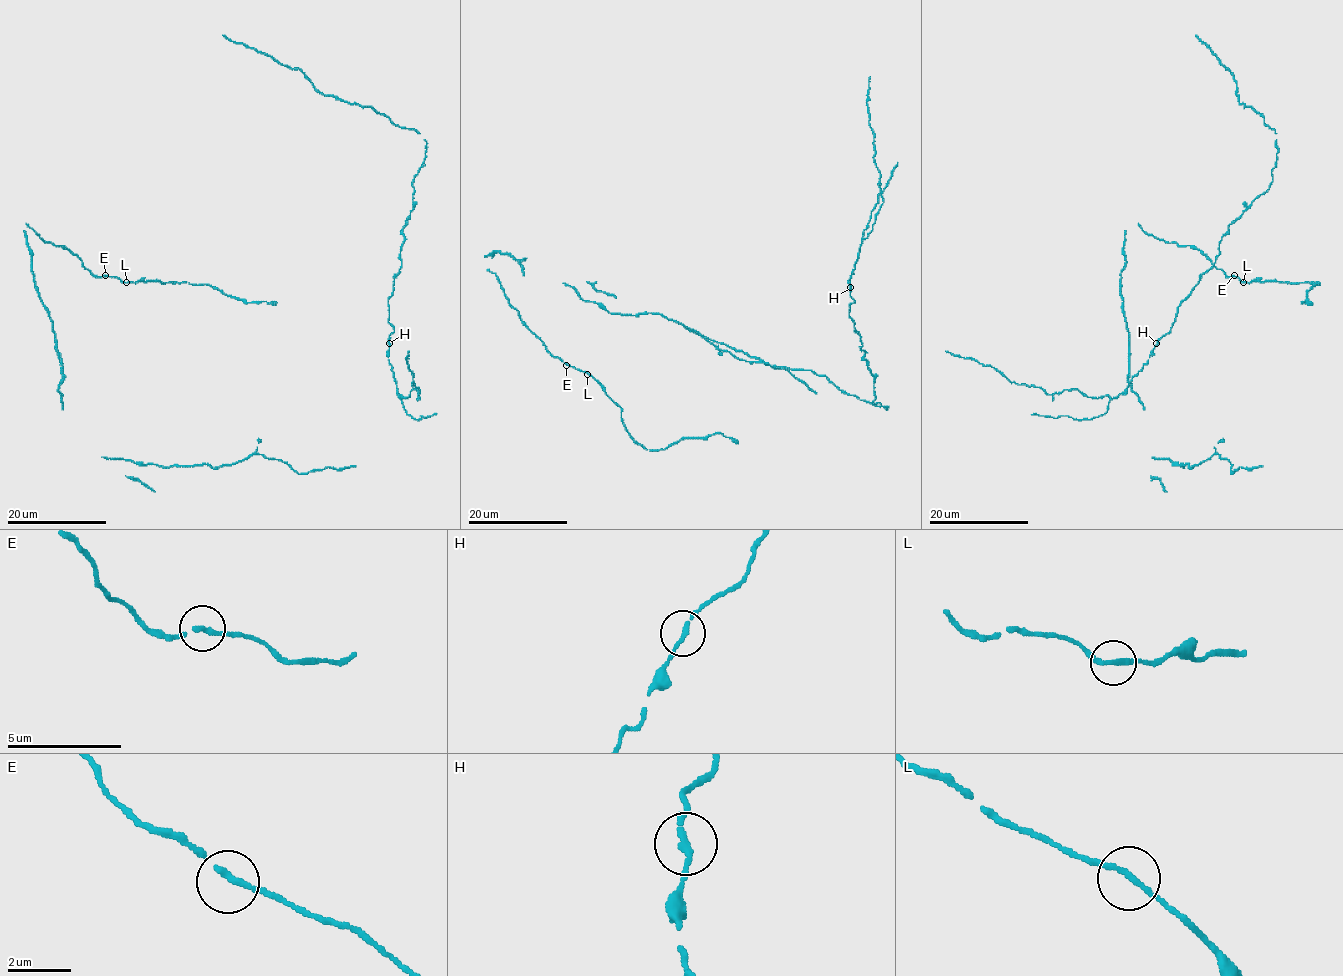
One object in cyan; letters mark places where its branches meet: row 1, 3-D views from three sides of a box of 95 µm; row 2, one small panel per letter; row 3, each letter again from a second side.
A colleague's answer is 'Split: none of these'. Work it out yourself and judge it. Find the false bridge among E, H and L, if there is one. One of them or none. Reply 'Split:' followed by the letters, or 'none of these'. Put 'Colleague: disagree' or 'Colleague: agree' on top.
Colleague: agree
Split: none of these

